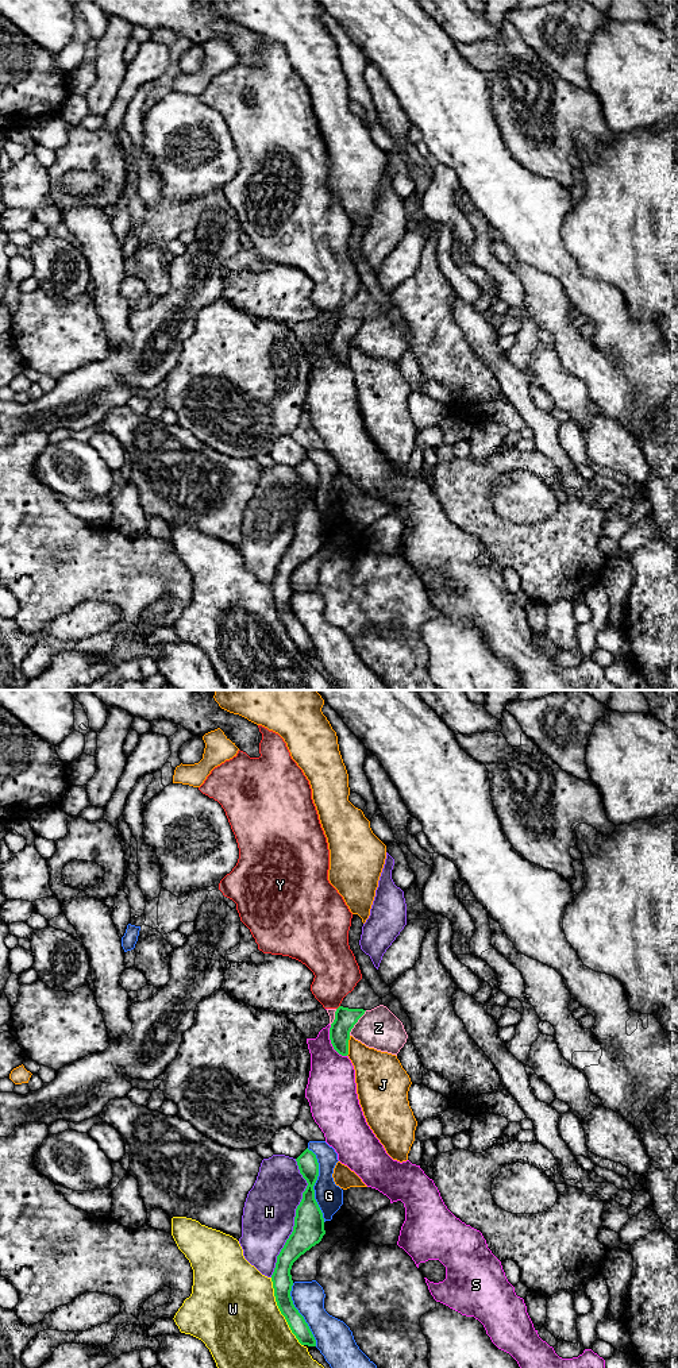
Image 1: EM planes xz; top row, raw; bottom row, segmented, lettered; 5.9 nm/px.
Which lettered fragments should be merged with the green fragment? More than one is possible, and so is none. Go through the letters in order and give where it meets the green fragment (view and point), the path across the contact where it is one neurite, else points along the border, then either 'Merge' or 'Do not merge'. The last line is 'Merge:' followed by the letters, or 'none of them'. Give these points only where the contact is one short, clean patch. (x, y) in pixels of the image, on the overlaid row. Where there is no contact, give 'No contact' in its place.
G: Touches green at xz (314, 1185). Do not merge
H: Touches green at xz (295, 1218). Do not merge
J: Touches green at xz (347, 1045). Do not merge
S: Touches green at xz (331, 1043). Do not merge
W: Touches green at xz (280, 1310). Do not merge
Y: Touches green at xz (338, 1008). Boundary: xz (339, 1005), (336, 1009). Do not merge
Z: Touches green at xz (357, 1021). Boundary: xz (366, 1010), (349, 1035). Do not merge
Merge: none of them

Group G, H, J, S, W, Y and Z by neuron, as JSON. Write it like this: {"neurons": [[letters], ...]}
{"neurons": [["G"], ["H"], ["J"], ["S"], ["W"], ["Y", "Z"]]}

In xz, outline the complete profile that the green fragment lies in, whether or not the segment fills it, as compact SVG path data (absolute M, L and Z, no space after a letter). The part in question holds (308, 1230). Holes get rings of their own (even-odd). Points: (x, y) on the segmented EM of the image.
M308 1148L296 1159L300 1174L308 1186L296 1209L293 1232L277 1256L271 1275L274 1296L281 1314L301 1345L316 1346L316 1340L304 1317L294 1307L290 1291L293 1286L290 1269L293 1263L319 1244L325 1234L323 1213L315 1199L313 1186L319 1176L316 1155Z

